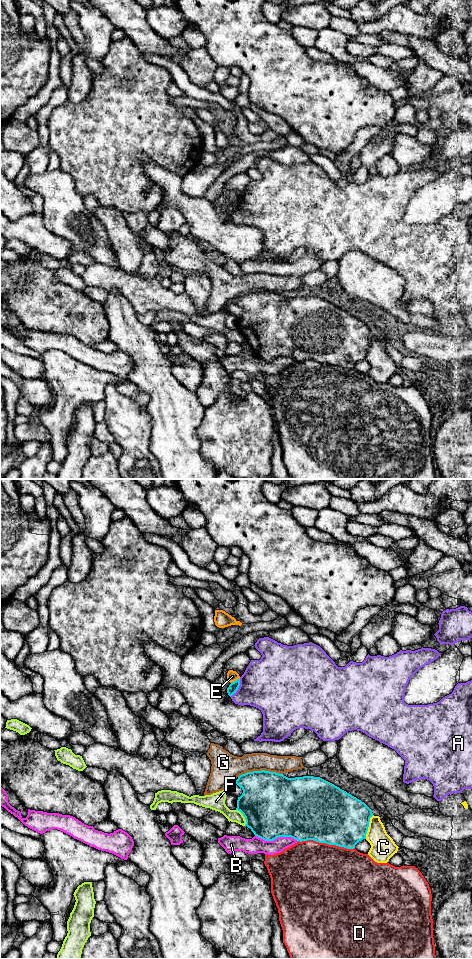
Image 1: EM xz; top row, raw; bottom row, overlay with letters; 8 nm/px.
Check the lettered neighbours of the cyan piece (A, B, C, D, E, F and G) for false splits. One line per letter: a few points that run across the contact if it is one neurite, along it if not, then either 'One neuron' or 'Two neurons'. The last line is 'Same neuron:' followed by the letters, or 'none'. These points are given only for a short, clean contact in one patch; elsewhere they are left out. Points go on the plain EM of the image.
A: Two neurons
B: Two neurons
C: Two neurons
D: Two neurons
E: Line: xz (239, 197), (231, 203). Two neurons
F: Two neurons
G: Two neurons
Same neuron: none

